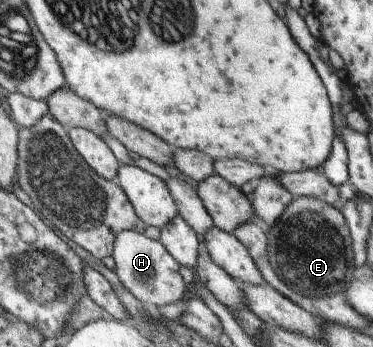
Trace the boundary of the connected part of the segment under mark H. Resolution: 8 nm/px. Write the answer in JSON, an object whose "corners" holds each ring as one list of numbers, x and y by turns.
{"corners":[[122,231,115,236,111,256,114,261,112,270,122,286,147,308,172,304,188,294,178,272,178,263,160,241,152,240,143,233]]}

